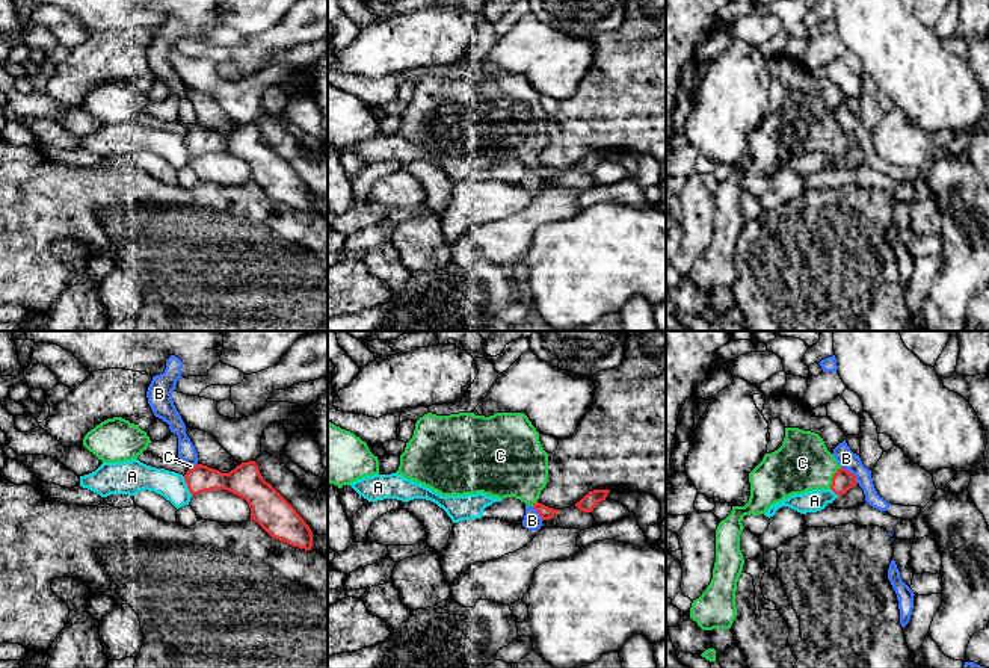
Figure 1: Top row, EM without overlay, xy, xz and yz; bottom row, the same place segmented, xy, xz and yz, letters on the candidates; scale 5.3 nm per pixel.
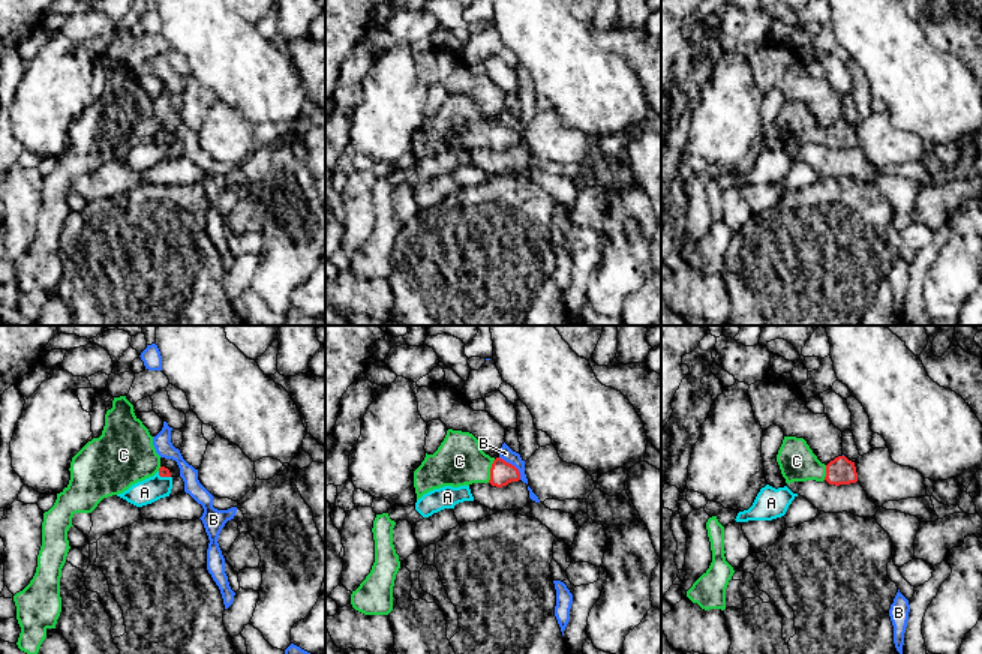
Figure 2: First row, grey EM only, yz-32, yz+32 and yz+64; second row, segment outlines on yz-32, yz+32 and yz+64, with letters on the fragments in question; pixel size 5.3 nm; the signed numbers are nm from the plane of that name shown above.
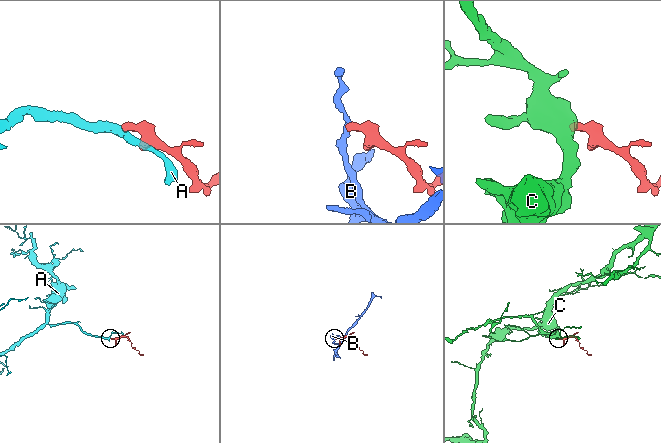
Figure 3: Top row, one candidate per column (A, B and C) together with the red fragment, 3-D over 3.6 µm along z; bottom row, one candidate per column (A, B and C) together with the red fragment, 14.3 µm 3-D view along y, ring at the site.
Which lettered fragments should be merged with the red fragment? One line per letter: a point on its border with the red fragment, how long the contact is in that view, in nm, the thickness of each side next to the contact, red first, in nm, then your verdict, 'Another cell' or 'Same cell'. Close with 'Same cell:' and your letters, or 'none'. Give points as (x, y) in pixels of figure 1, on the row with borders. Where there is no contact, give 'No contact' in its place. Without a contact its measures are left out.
A: Touches red at xy (187, 485). Shared border 120 nm. Thickness 140 nm (red) against 150 nm. Another cell
B: Touches red at yz (852, 473). Shared border 130 nm. Thickness 110 nm (red) against 100 nm. Another cell
C: Touches red at yz (834, 476). Shared border 130 nm. Thickness 110 nm (red) against 300 nm. Same cell
Same cell: C

